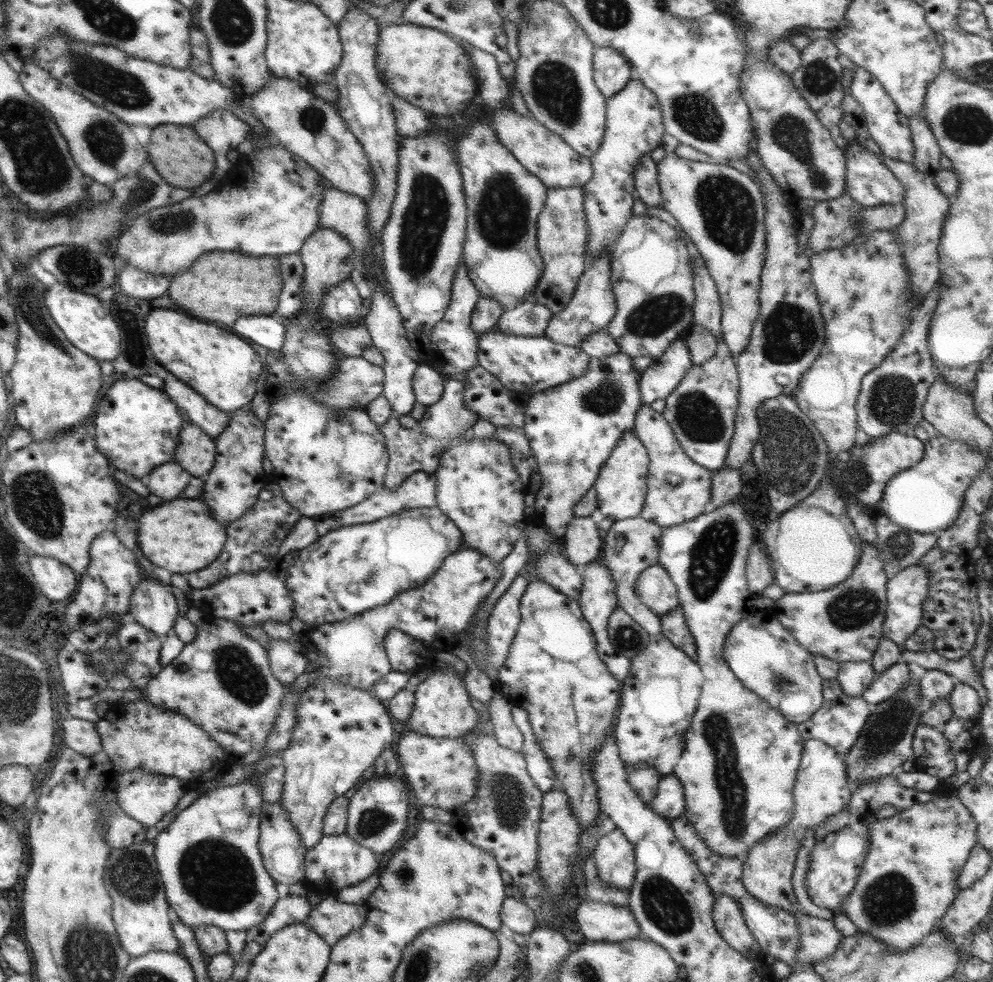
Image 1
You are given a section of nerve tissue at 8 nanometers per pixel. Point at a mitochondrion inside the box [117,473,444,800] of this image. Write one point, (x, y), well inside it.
(240, 676)

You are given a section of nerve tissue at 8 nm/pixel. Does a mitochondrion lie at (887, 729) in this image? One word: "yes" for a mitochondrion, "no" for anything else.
yes

